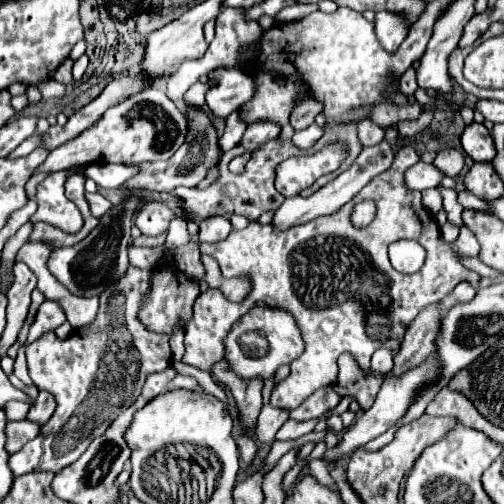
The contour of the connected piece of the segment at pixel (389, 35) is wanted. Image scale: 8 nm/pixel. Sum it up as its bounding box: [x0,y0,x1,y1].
[374,11,410,53]

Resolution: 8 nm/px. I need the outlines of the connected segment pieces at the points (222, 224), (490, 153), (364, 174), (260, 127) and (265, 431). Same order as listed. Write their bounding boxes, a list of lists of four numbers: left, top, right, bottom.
[[200,217,232,243],[462,123,496,163],[272,141,394,229],[240,121,280,155],[256,405,288,443]]

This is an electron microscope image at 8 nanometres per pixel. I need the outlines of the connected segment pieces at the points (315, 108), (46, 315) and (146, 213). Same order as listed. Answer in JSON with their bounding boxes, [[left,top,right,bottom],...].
[[290,101,322,131],[26,301,66,343],[136,201,176,235]]

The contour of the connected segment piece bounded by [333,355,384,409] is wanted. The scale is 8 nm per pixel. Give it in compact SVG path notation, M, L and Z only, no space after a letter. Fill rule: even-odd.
M342 355L338 359L338 365L340 365L340 375L338 383L333 386L336 393L342 397L352 395L364 409L372 407L374 397L384 381L384 375L374 371L360 371L350 355Z

